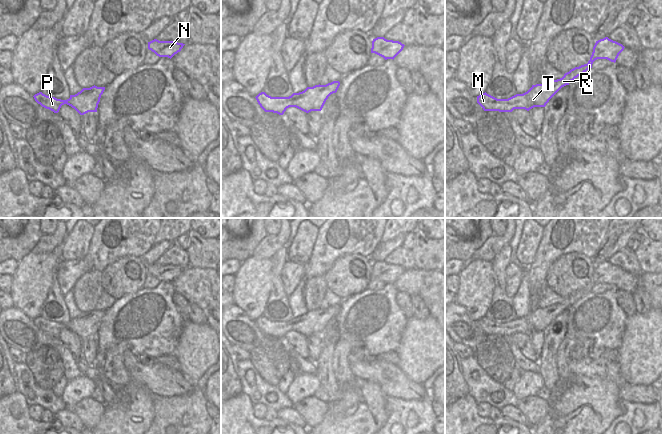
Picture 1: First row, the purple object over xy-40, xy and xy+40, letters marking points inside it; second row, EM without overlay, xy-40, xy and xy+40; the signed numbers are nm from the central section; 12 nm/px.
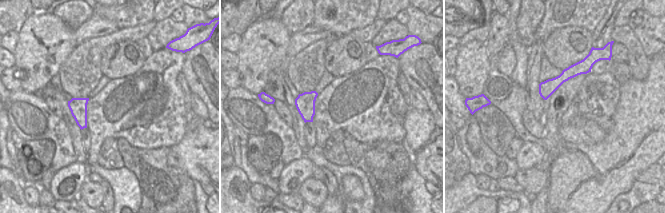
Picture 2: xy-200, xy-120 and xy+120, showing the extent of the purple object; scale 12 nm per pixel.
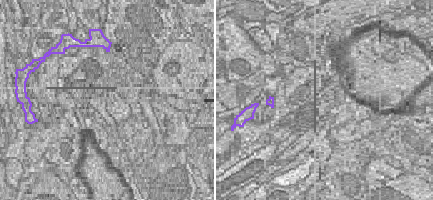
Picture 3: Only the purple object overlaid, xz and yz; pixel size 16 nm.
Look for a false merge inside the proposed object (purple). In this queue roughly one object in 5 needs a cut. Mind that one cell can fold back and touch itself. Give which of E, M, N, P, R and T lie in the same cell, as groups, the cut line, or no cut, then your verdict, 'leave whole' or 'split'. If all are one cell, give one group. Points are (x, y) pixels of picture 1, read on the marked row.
E N R T / M P | xy (297, 93), (297, 97), (292, 101), (298, 107) | split

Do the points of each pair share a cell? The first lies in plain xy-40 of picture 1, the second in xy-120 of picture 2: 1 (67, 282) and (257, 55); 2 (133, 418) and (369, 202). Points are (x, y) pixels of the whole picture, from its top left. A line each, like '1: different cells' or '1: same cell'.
1: different cells
2: different cells

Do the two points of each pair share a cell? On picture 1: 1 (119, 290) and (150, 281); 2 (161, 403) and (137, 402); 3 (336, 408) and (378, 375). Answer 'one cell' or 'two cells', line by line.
1: two cells
2: two cells
3: two cells

